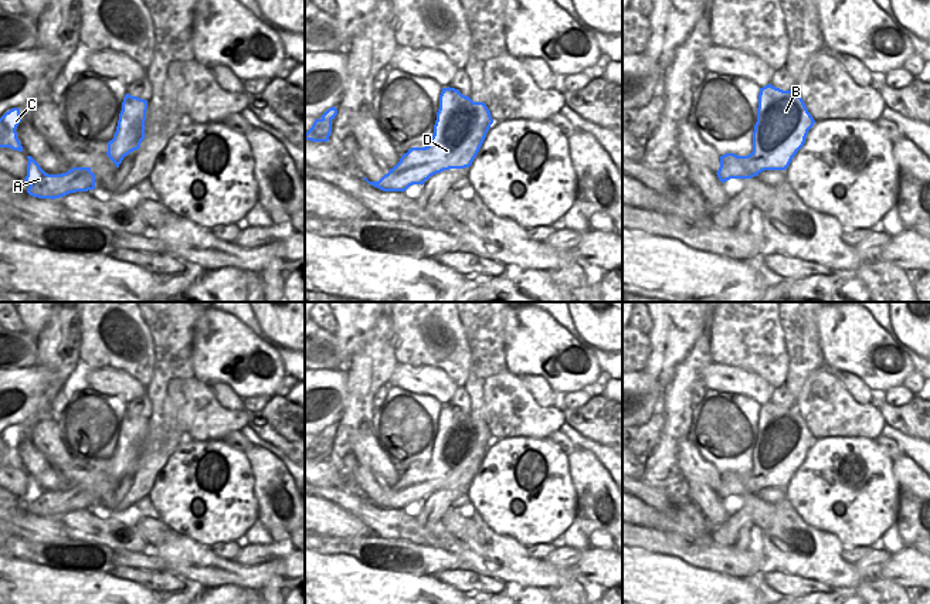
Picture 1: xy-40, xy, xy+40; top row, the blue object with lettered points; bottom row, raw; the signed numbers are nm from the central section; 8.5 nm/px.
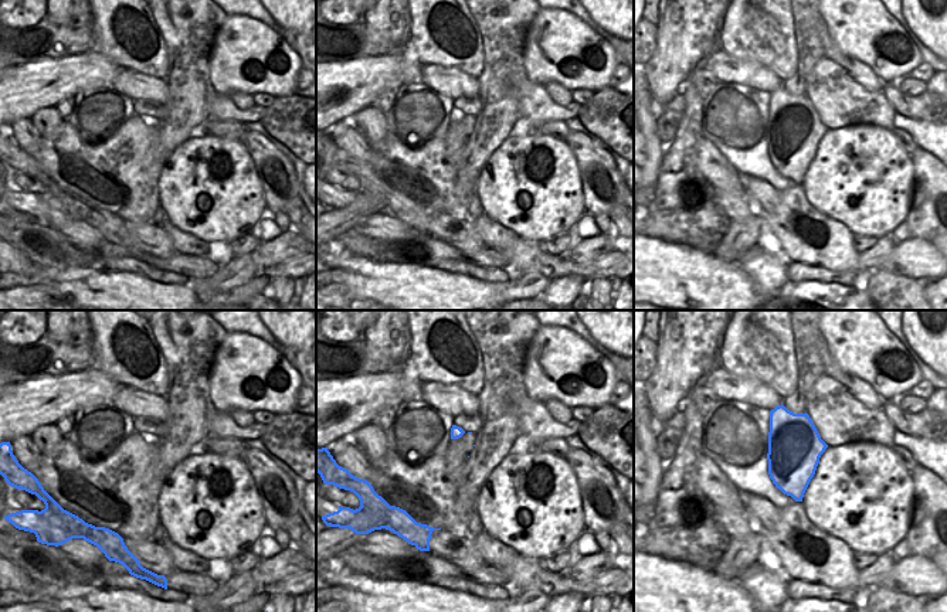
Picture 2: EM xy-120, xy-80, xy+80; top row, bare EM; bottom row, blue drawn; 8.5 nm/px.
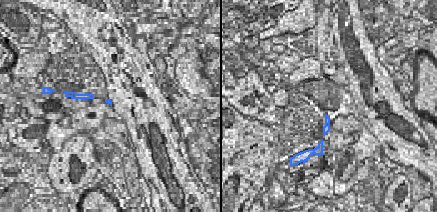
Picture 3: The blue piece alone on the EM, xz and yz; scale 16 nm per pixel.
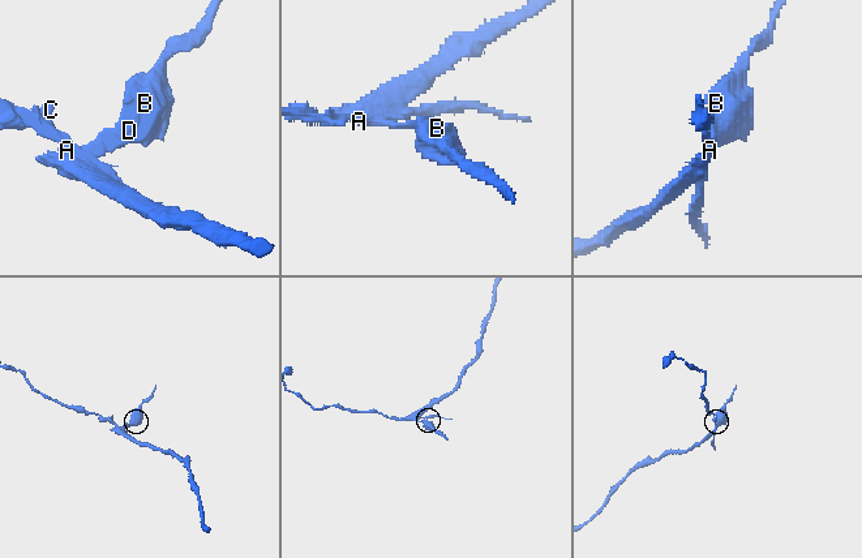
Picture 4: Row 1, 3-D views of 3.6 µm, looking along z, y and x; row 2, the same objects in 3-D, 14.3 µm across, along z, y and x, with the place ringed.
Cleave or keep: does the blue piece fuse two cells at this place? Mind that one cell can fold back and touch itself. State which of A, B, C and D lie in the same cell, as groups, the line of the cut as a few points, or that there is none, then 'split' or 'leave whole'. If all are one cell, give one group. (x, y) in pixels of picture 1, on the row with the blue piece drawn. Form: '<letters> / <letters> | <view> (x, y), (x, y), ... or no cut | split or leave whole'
A B C D | no cut | leave whole

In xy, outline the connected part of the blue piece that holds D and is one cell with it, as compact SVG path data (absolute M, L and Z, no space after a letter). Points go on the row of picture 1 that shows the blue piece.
M442 88L434 135L430 145L425 147L408 149L408 152L401 156L400 162L379 181L363 179L383 191L405 191L413 184L422 186L431 176L444 170L469 167L492 123L493 119L483 102L474 102L455 88Z

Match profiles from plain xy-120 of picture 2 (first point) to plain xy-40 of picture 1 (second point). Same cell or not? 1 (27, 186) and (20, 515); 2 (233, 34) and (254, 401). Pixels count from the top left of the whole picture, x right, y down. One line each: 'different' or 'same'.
1: different
2: different

